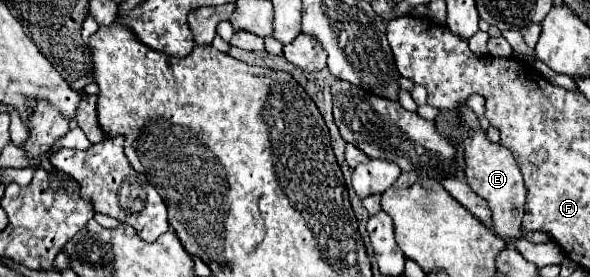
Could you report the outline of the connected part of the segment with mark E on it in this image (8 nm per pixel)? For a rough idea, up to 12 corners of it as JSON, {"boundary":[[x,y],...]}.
{"boundary":[[483,130],[465,138],[467,184],[507,244],[521,230],[523,174]]}

